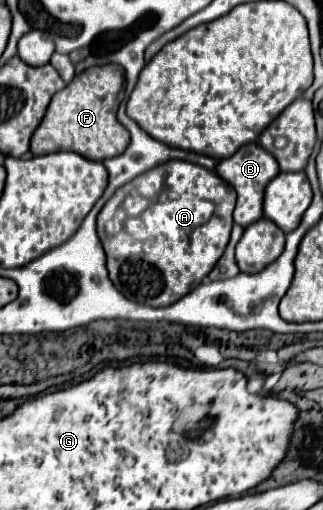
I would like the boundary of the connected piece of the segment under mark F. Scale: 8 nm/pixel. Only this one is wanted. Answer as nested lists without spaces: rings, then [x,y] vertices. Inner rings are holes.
[[[101,65],[85,69],[73,81],[53,95],[49,109],[31,137],[31,153],[47,155],[57,151],[75,151],[93,161],[103,161],[125,151],[129,131],[117,121],[119,93],[123,89],[123,69],[119,65]]]

